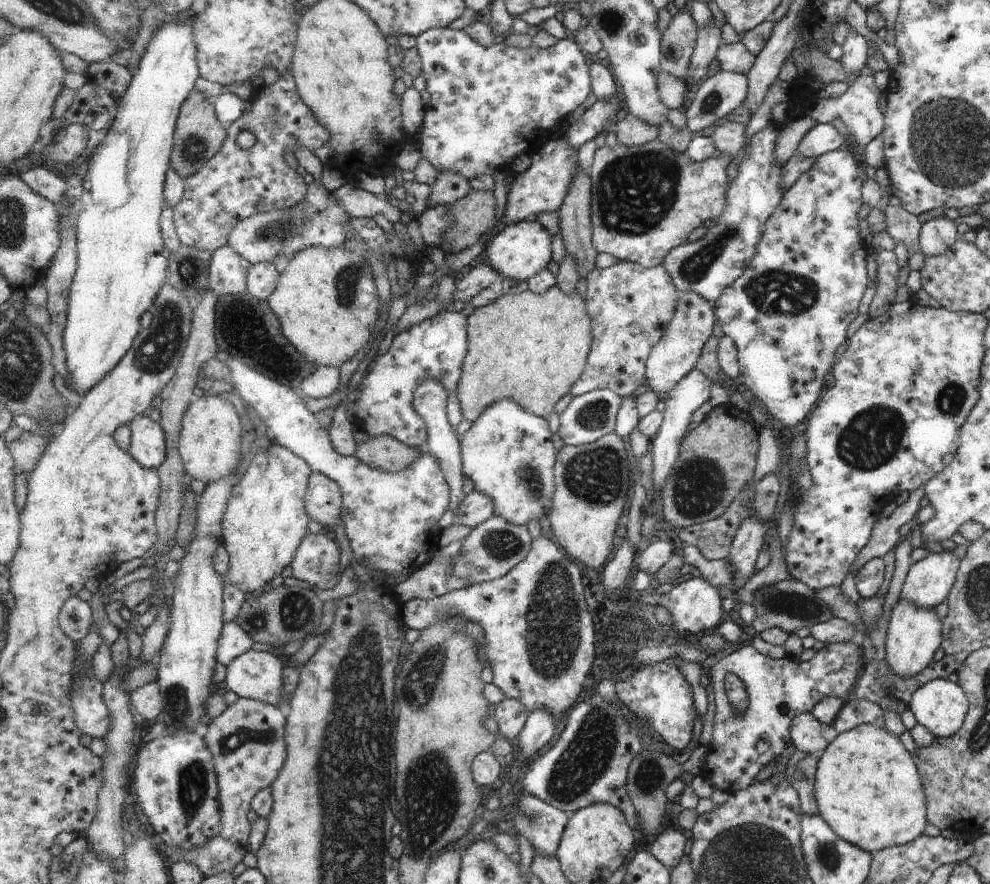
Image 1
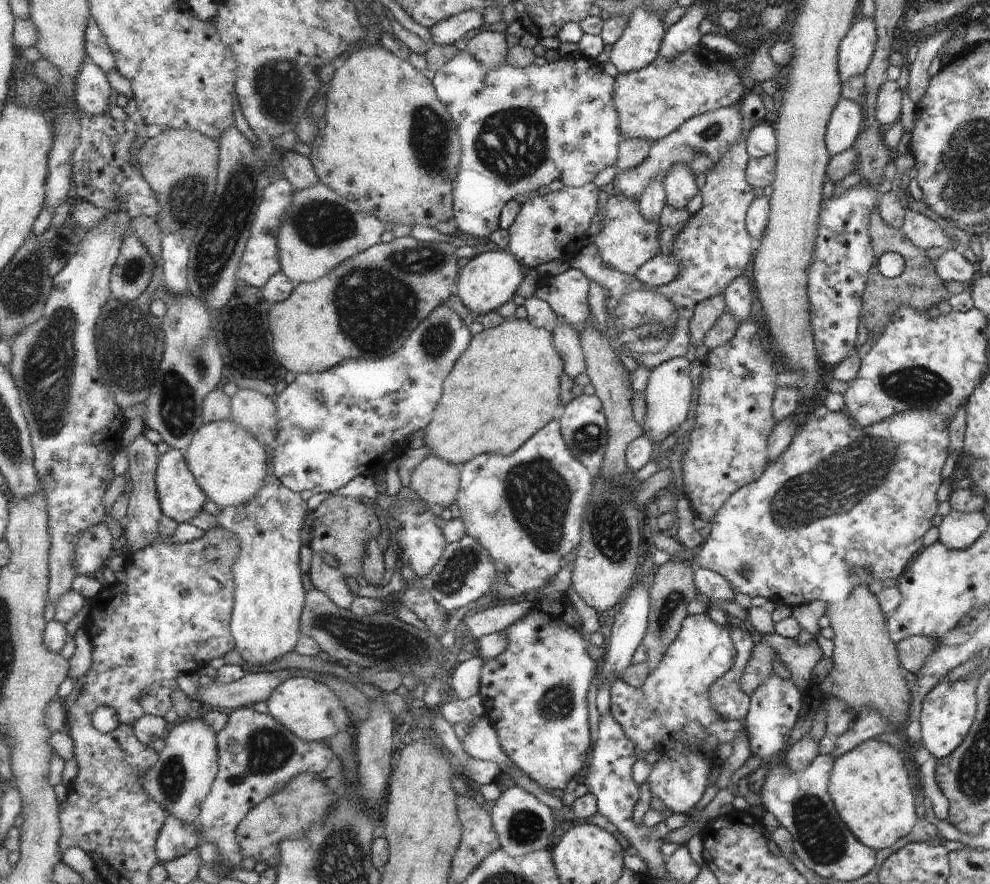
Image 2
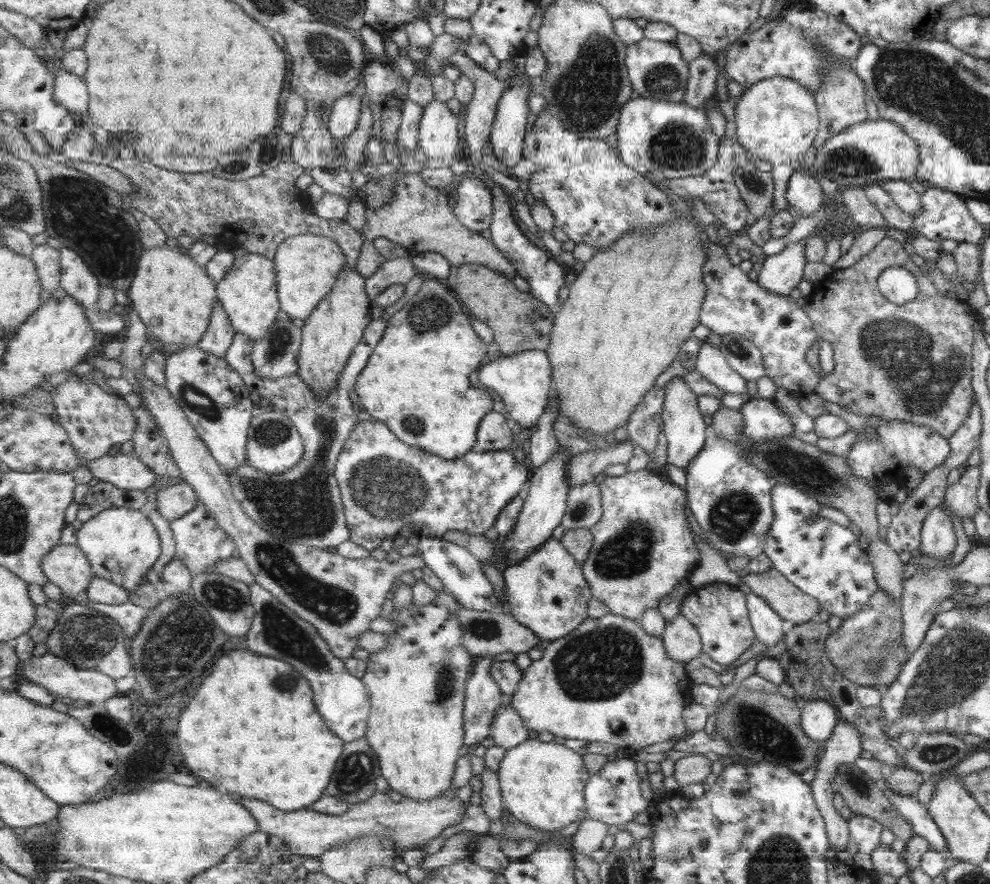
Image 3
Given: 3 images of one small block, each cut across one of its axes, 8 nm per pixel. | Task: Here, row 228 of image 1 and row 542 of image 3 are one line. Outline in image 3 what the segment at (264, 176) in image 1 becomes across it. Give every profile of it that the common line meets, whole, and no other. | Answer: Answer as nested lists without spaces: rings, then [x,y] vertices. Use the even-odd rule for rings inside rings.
[[[199,503],[192,512],[171,523],[171,530],[175,537],[177,557],[193,574],[213,572],[214,566],[220,560],[235,556],[236,542],[217,524],[215,515],[211,514],[203,503]]]

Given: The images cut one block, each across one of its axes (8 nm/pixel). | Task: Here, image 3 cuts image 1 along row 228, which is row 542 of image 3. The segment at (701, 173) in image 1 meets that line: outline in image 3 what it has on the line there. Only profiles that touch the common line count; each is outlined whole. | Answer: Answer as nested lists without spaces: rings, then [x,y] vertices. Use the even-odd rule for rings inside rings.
[[[641,470],[637,472],[626,472],[623,476],[609,476],[599,484],[603,496],[604,514],[601,521],[593,527],[592,534],[594,536],[594,543],[592,551],[589,553],[588,559],[583,563],[582,569],[593,591],[593,597],[606,604],[611,613],[621,614],[631,620],[641,621],[643,614],[649,609],[658,609],[660,602],[667,594],[671,594],[677,585],[692,572],[699,560],[699,547],[695,541],[695,533],[691,530],[687,516],[685,516],[685,508],[689,506],[687,490],[675,485],[673,480],[663,480],[661,472],[652,470]]]

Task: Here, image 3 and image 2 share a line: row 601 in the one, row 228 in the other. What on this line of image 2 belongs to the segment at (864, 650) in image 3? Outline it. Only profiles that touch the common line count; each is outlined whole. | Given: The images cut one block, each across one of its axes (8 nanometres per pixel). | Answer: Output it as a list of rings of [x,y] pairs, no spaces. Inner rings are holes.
[[[876,210],[871,212],[868,219],[868,234],[871,240],[874,264],[868,271],[866,289],[861,296],[860,320],[864,323],[868,331],[868,336],[874,341],[884,330],[884,325],[888,322],[891,314],[900,306],[911,306],[915,311],[927,311],[932,306],[937,306],[940,301],[949,298],[949,292],[944,288],[943,282],[934,272],[934,267],[926,257],[925,252],[914,245],[911,245],[907,238],[899,229],[887,227],[876,214]],[[893,252],[904,263],[903,272],[894,278],[883,278],[877,273],[877,260],[886,253]]]

